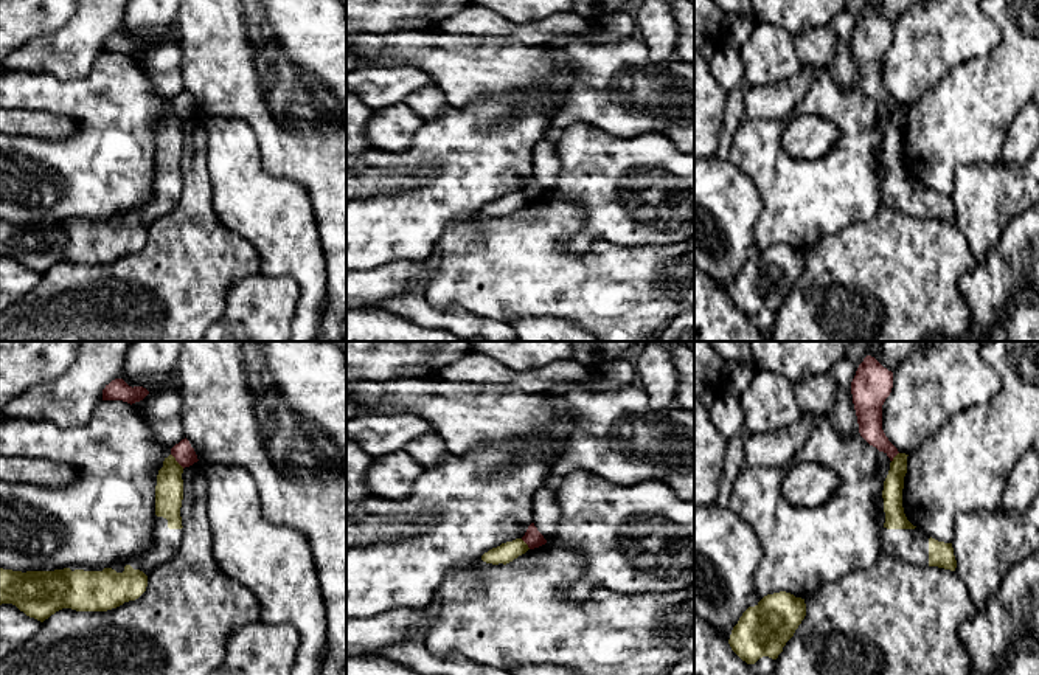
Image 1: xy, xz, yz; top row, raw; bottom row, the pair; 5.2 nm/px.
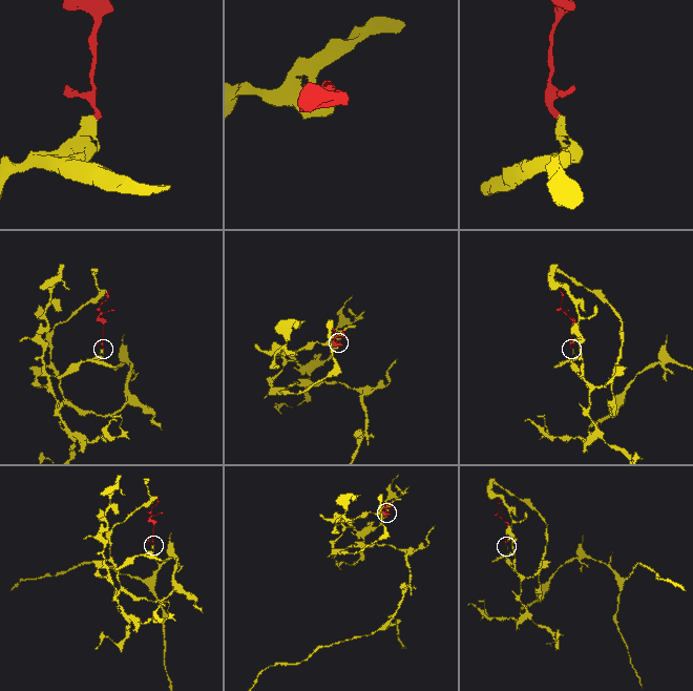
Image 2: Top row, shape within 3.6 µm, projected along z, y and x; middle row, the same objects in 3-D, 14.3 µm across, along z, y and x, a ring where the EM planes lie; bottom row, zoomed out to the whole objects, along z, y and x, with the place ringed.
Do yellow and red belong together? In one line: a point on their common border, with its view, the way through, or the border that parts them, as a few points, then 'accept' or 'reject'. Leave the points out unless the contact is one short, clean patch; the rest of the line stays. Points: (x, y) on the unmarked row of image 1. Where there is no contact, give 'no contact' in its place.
contact xy (176, 114); border xy (171, 106), (184, 120); reject

